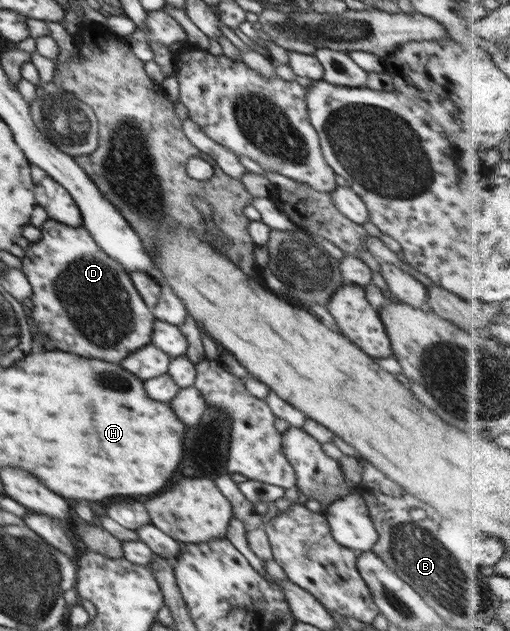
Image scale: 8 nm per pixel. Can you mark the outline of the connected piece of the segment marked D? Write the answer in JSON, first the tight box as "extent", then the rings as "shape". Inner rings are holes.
{"extent":[21,219,156,364],"shape":[[[48,219],[42,228],[41,240],[27,244],[29,250],[21,258],[21,270],[33,290],[28,301],[32,309],[29,319],[33,336],[49,338],[51,346],[45,346],[47,350],[67,350],[83,358],[99,358],[117,364],[129,354],[149,345],[156,319],[137,293],[128,272],[97,246],[85,227],[67,226]]]}

